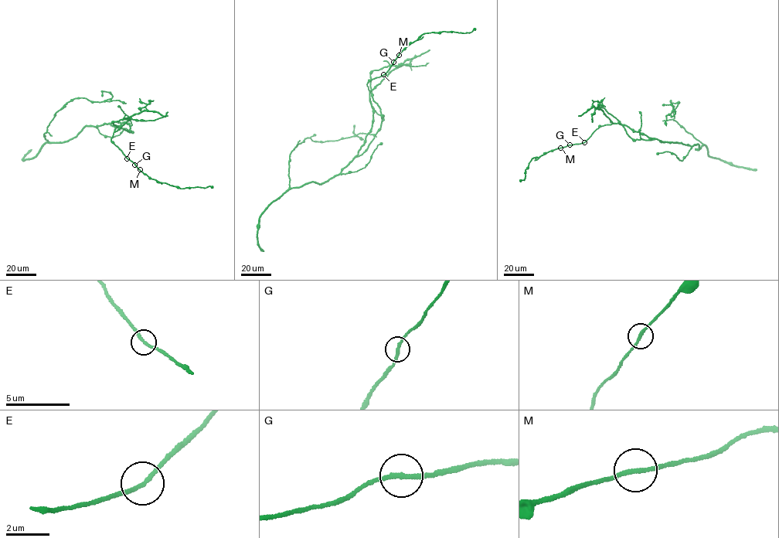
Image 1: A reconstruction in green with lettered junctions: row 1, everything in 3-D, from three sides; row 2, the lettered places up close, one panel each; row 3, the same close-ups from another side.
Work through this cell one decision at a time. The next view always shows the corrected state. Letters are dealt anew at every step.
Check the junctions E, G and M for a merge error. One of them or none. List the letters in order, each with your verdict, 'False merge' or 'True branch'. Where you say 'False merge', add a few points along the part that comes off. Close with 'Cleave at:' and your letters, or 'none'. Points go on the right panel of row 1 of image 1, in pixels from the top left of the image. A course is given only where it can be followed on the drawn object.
E: True branch
G: True branch
M: True branch
Cleave at: none

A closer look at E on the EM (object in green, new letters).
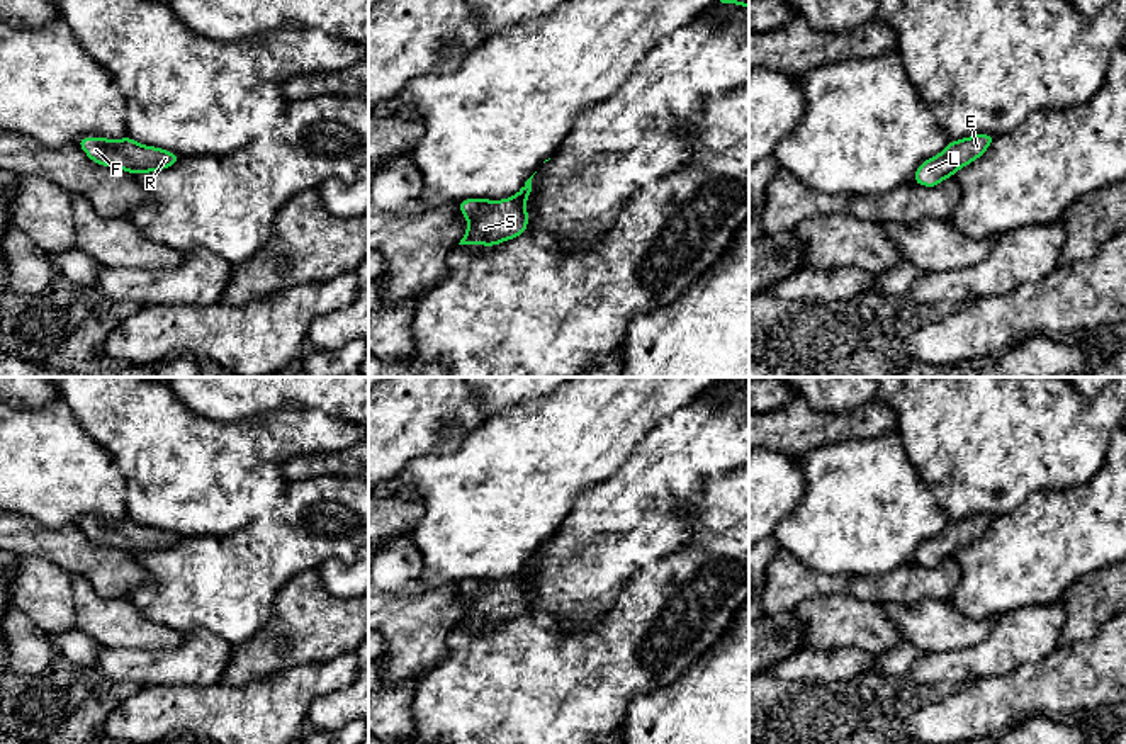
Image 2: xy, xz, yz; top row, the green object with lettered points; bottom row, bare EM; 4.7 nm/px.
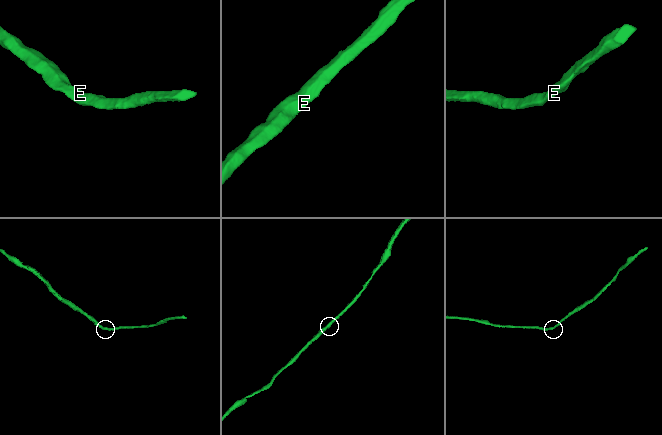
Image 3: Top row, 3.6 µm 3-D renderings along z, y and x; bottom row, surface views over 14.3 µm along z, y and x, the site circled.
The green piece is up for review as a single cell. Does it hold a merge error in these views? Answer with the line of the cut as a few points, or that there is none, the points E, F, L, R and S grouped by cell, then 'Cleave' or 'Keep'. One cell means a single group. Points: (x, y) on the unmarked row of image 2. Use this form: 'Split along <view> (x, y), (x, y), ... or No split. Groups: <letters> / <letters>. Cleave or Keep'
No split. Groups: E F L R S. Keep

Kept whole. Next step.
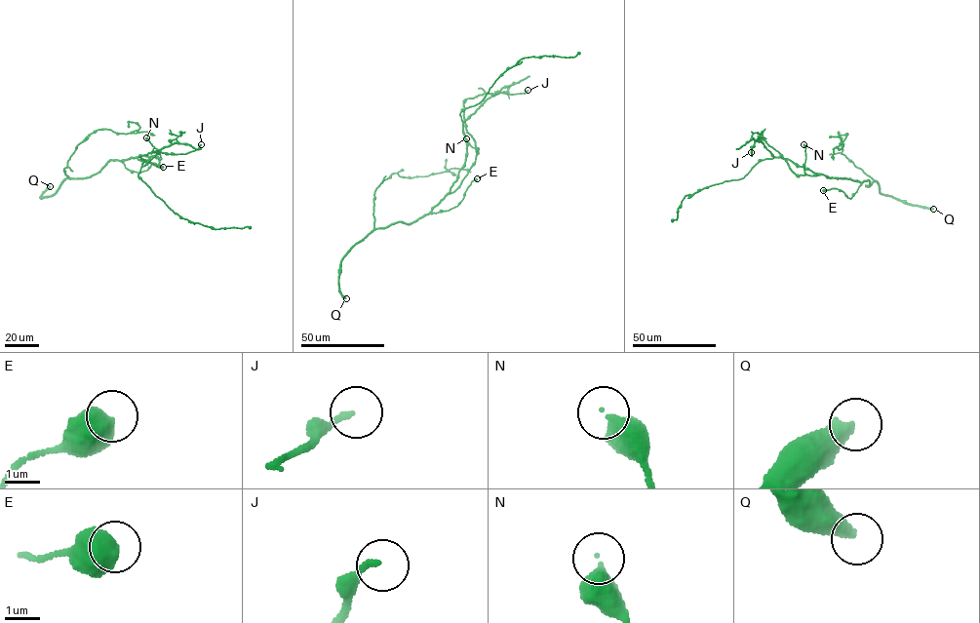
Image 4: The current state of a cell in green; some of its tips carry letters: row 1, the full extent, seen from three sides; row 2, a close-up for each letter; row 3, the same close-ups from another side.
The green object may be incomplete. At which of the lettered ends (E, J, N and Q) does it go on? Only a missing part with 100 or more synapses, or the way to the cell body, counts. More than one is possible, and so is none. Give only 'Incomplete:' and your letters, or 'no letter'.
Incomplete: Q

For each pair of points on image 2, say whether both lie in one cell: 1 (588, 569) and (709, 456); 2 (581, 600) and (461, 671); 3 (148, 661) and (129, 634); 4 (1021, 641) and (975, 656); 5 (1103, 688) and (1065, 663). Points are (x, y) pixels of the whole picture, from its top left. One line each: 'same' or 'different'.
1: same
2: different
3: different
4: same
5: same

